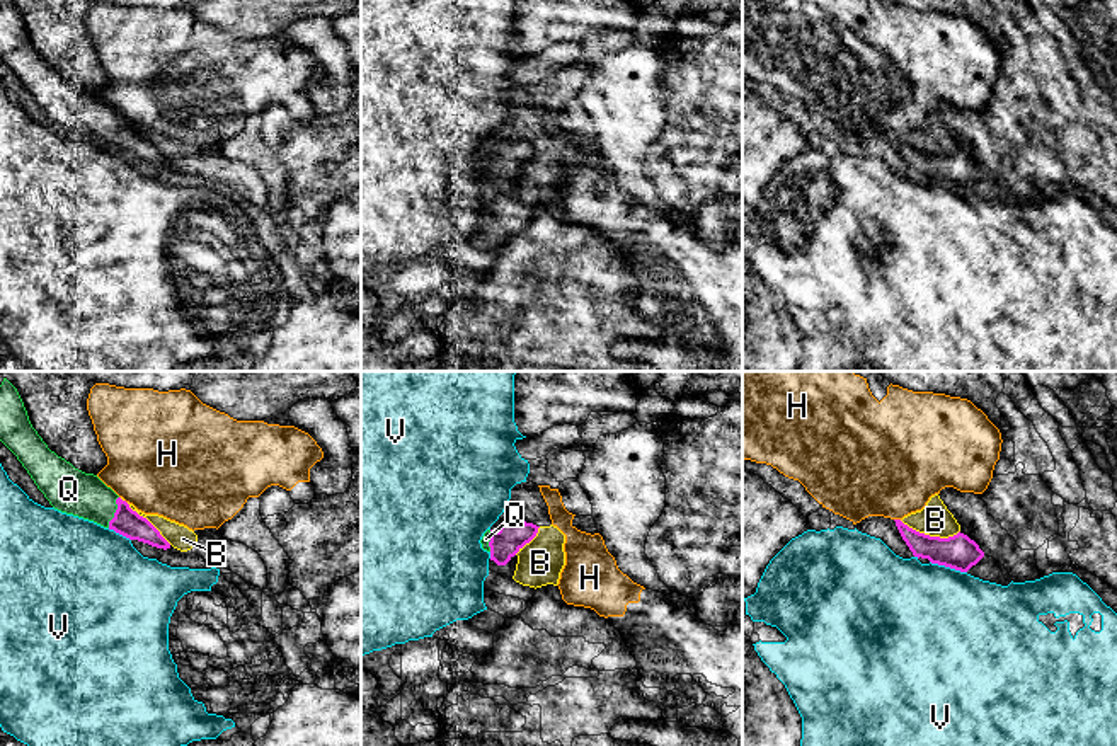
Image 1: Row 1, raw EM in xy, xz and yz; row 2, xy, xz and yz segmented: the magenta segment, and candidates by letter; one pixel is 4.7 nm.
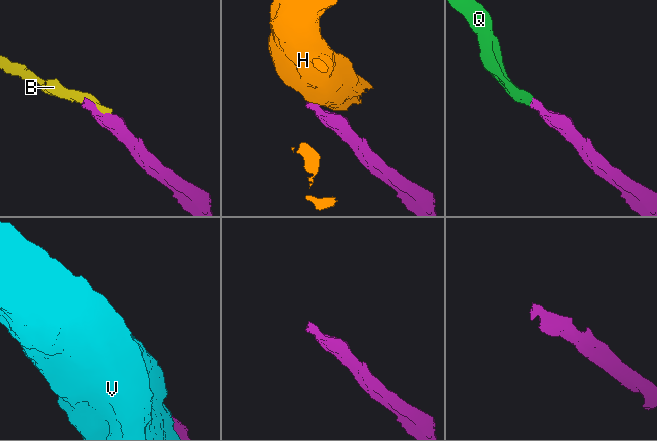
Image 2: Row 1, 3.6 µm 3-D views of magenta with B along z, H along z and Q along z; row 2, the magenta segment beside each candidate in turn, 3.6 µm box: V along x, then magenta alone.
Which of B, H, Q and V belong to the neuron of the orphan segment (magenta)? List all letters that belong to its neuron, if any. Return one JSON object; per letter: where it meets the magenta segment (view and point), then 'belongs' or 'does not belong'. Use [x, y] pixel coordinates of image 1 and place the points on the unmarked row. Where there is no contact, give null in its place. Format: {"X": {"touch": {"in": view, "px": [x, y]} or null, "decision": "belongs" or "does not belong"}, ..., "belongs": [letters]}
{"B": {"touch": {"in": "yz", "px": [928, 154]}, "decision": "does not belong"}, "H": {"touch": {"in": "yz", "px": [898, 138]}, "decision": "does not belong"}, "Q": {"touch": {"in": "xy", "px": [116, 130]}, "decision": "belongs"}, "V": {"touch": {"in": "yz", "px": [949, 184]}, "decision": "does not belong"}, "belongs": ["Q"]}

